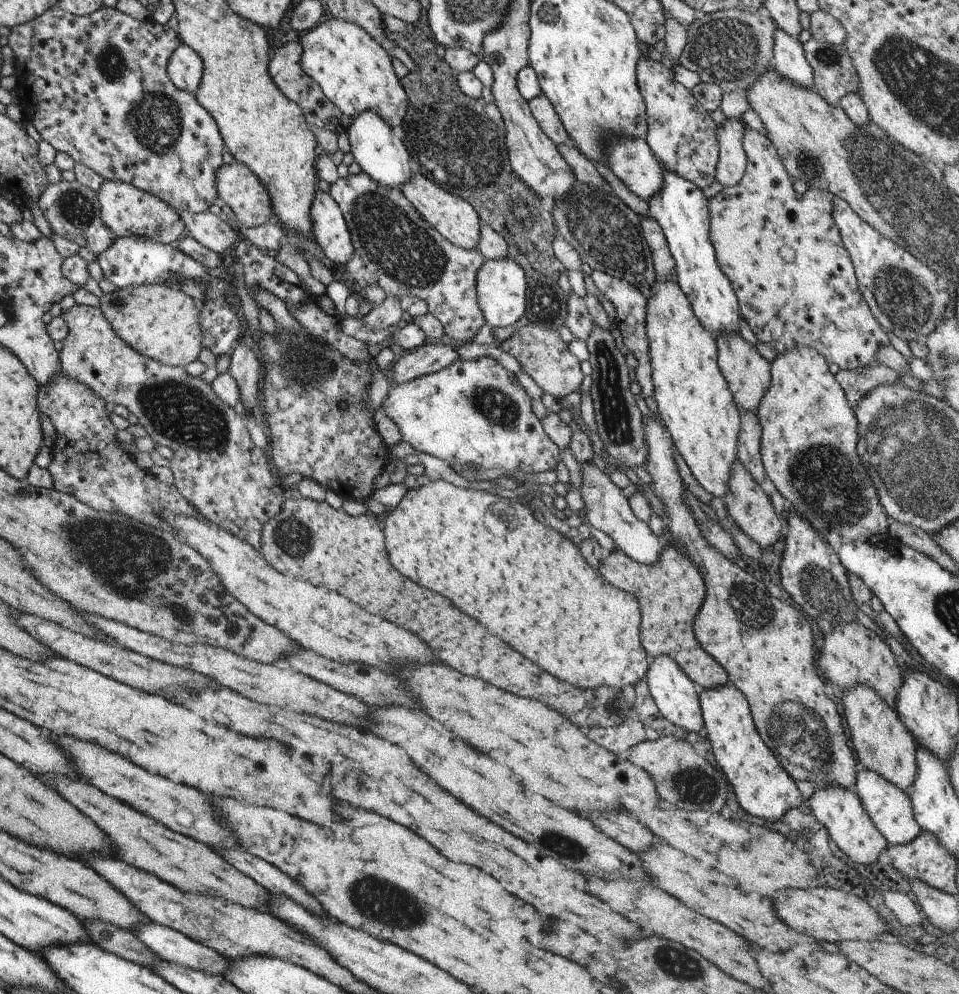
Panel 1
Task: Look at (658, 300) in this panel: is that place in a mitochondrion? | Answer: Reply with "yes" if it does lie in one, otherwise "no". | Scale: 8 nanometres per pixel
no

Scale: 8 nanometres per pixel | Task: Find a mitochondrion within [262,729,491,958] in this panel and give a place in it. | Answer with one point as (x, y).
(399, 910)

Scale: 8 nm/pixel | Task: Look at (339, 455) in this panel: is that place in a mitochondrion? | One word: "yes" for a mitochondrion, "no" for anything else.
no

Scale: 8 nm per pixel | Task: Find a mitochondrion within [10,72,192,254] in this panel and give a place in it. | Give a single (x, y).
(75, 206)

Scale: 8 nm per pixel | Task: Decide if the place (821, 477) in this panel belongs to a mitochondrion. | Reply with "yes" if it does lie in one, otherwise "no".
yes

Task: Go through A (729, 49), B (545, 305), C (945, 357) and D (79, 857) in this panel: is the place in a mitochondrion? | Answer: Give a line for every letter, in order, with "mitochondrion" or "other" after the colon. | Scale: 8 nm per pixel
A: mitochondrion
B: mitochondrion
C: mitochondrion
D: other

